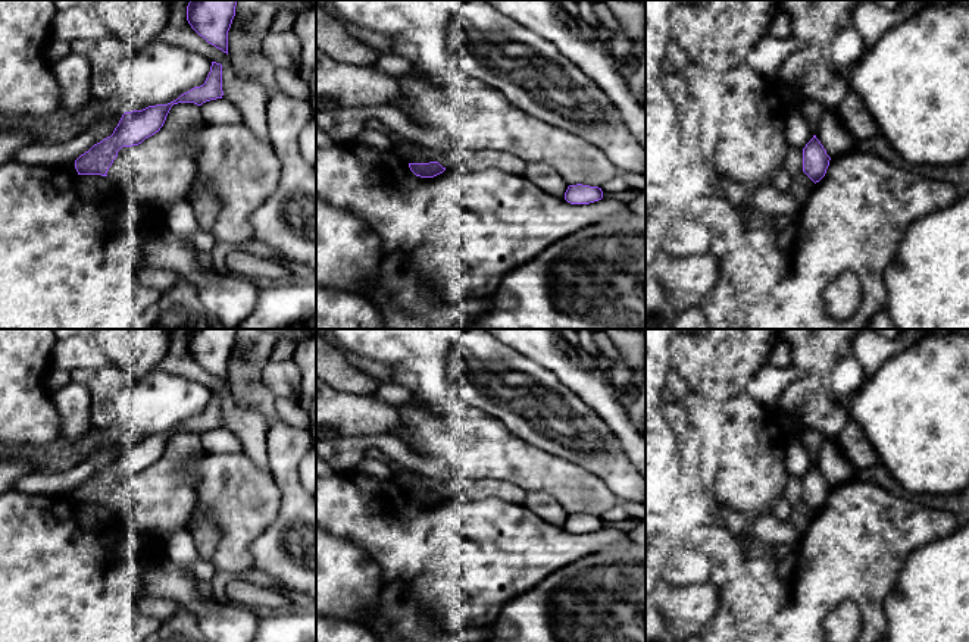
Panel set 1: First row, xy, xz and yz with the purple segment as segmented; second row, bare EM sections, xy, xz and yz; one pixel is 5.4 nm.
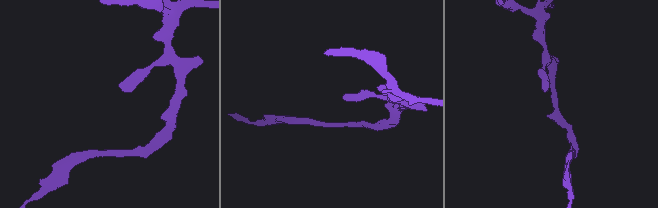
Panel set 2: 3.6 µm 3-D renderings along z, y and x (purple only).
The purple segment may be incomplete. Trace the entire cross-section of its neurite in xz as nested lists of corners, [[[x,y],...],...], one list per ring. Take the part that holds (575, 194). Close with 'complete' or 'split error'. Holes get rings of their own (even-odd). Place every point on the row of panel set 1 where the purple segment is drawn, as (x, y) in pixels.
[[[582,184],[569,185],[565,192],[565,200],[571,204],[590,204],[601,198],[601,188]]] | complete

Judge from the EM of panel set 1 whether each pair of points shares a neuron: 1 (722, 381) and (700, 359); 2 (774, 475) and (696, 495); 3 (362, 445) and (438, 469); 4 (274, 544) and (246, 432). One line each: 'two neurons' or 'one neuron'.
1: one neuron
2: two neurons
3: one neuron
4: two neurons

